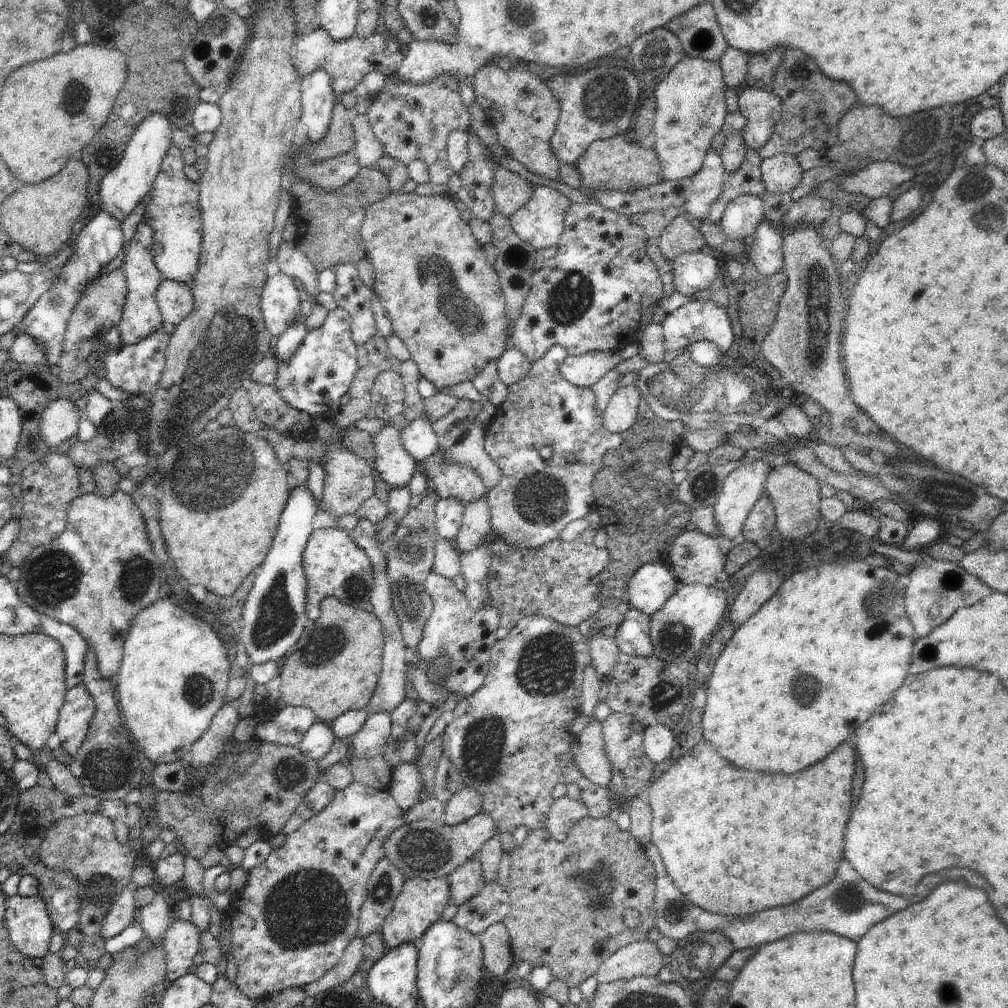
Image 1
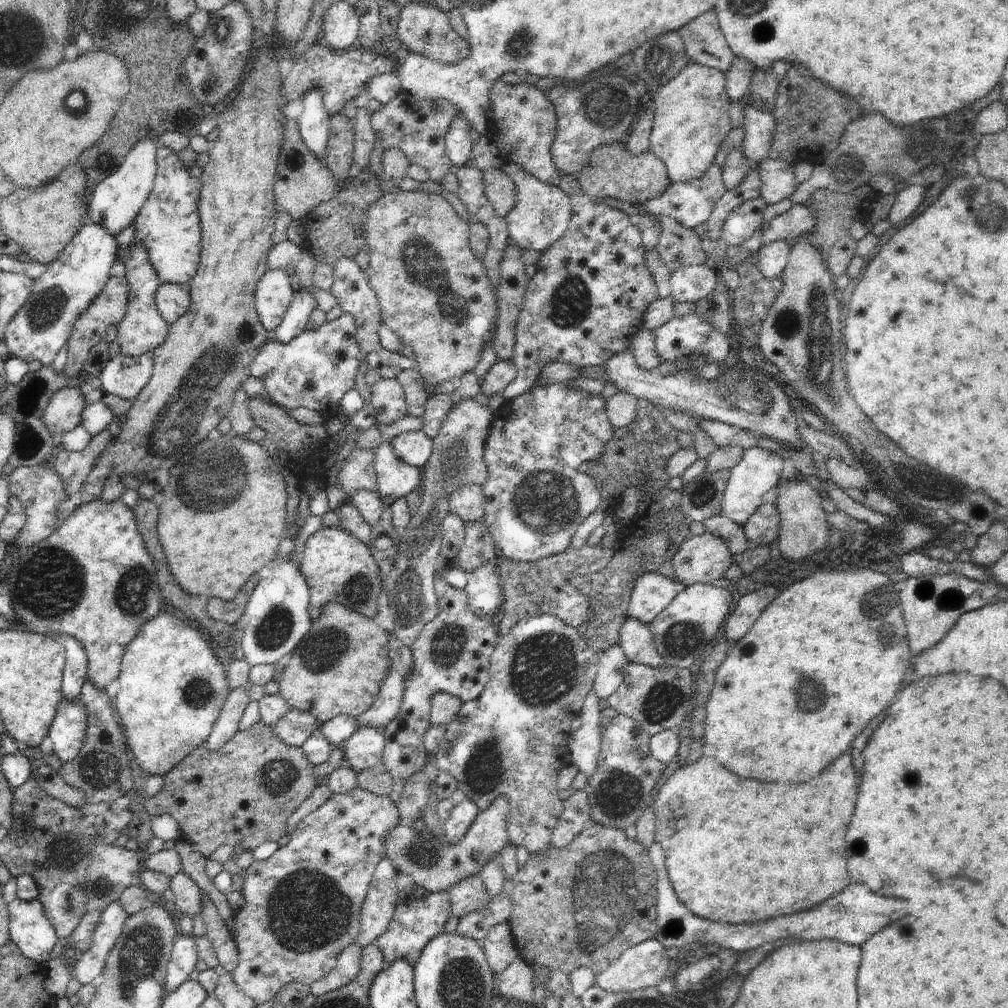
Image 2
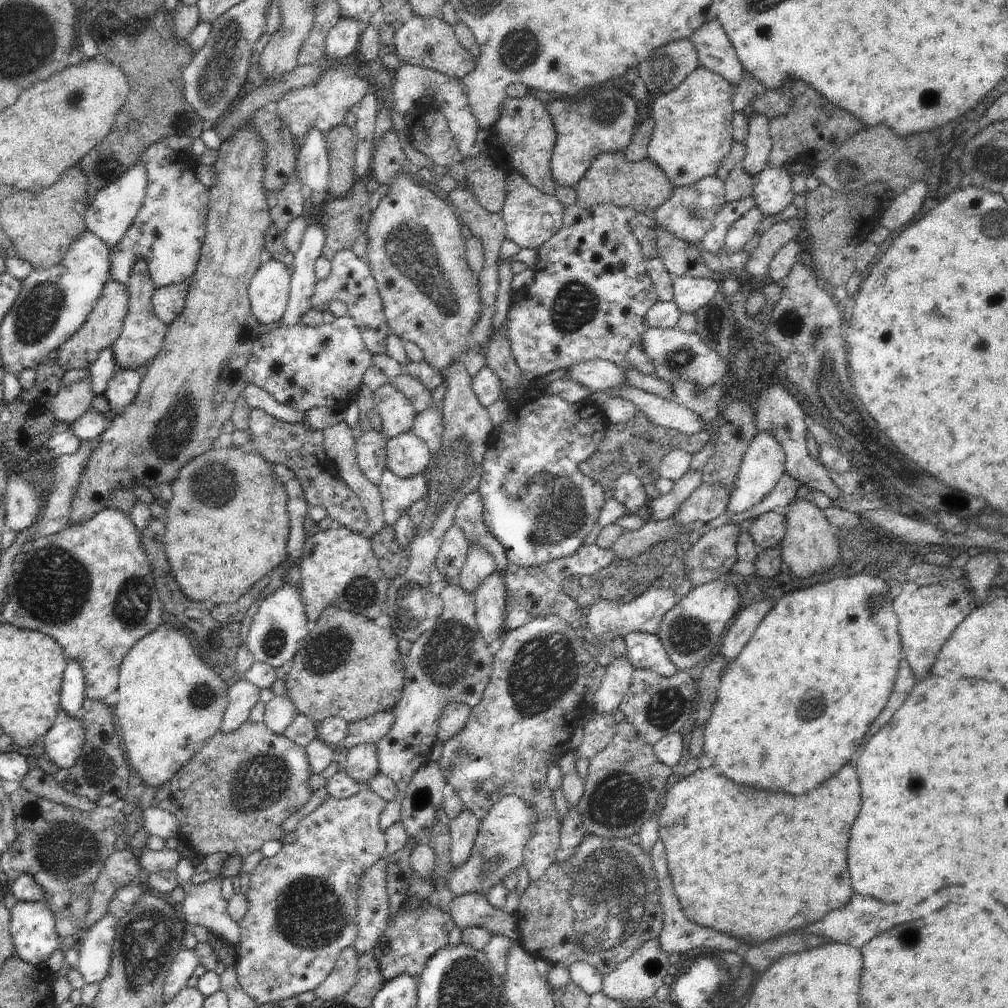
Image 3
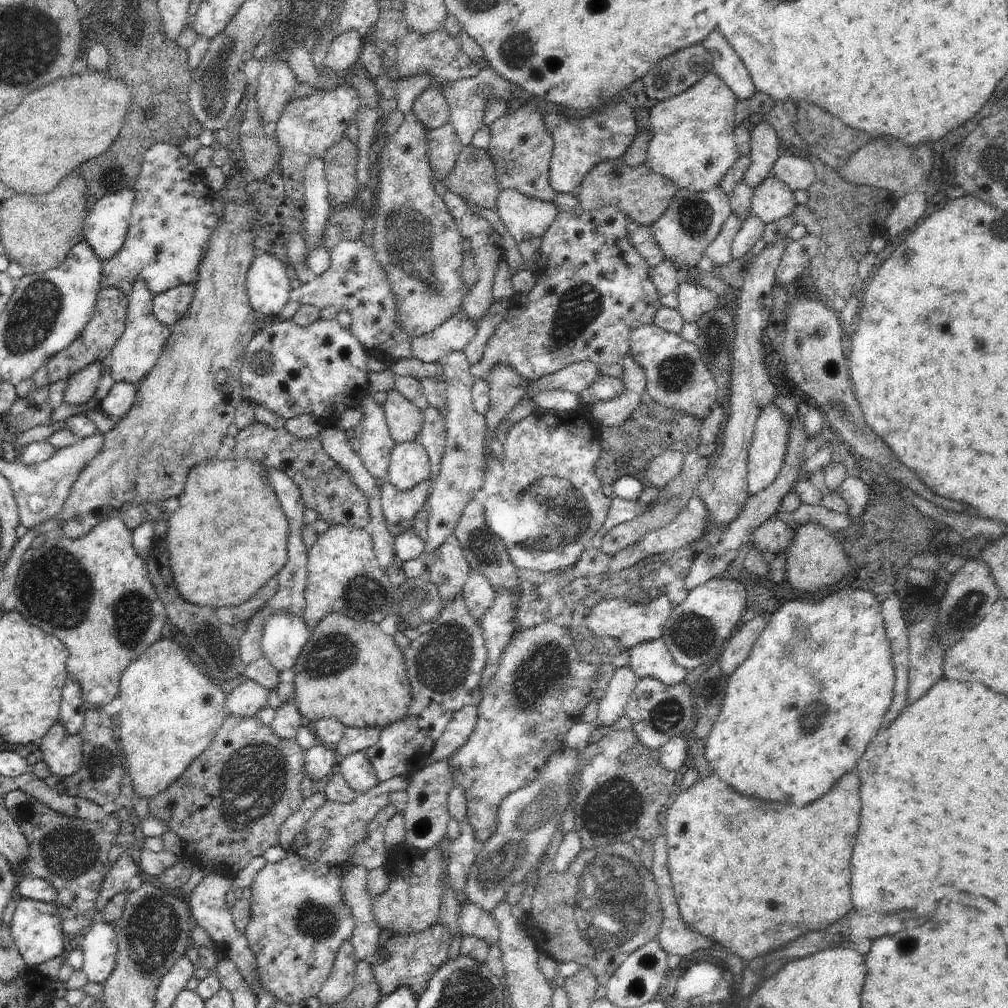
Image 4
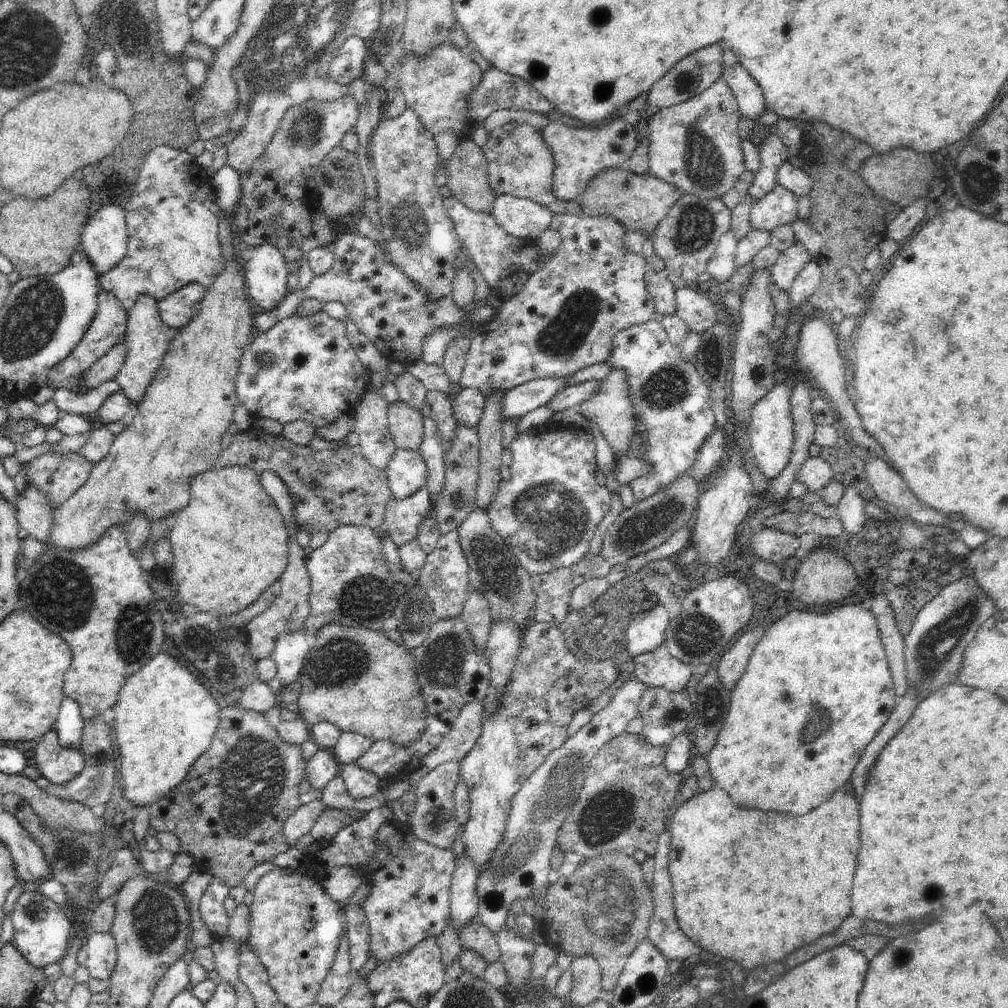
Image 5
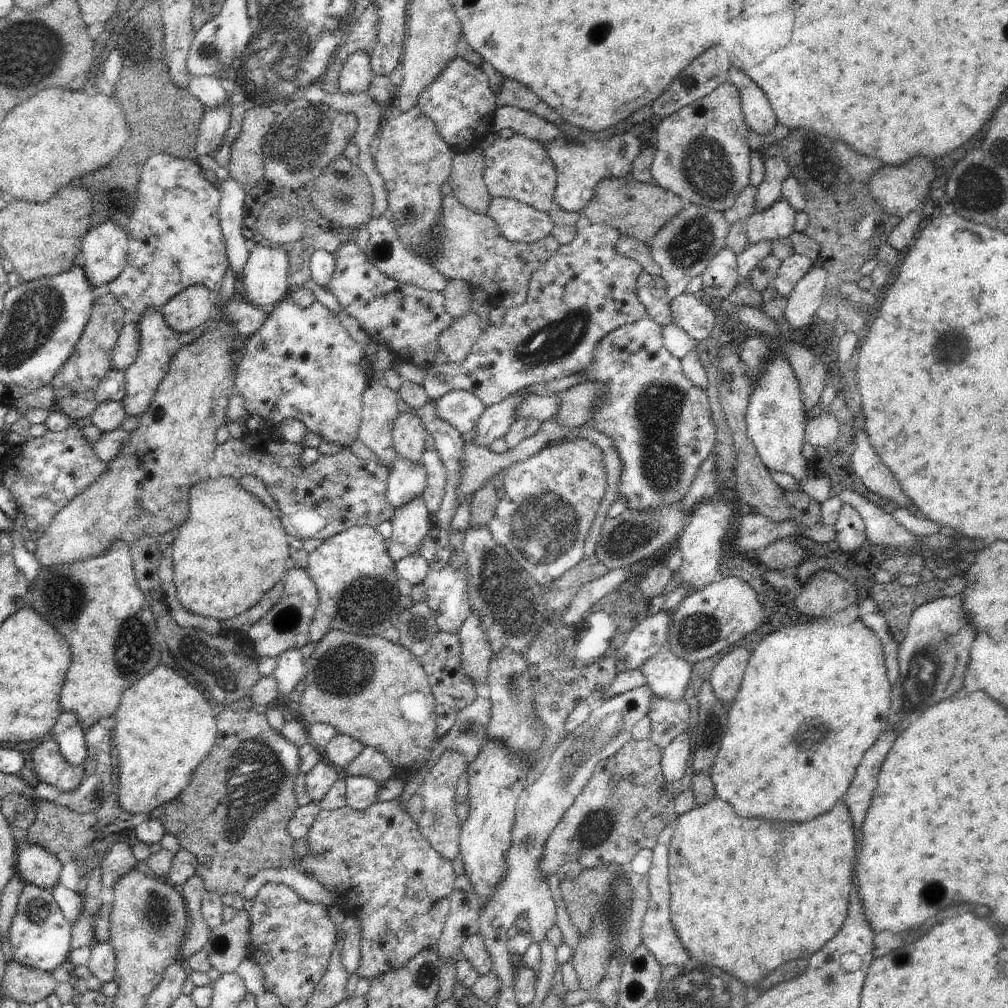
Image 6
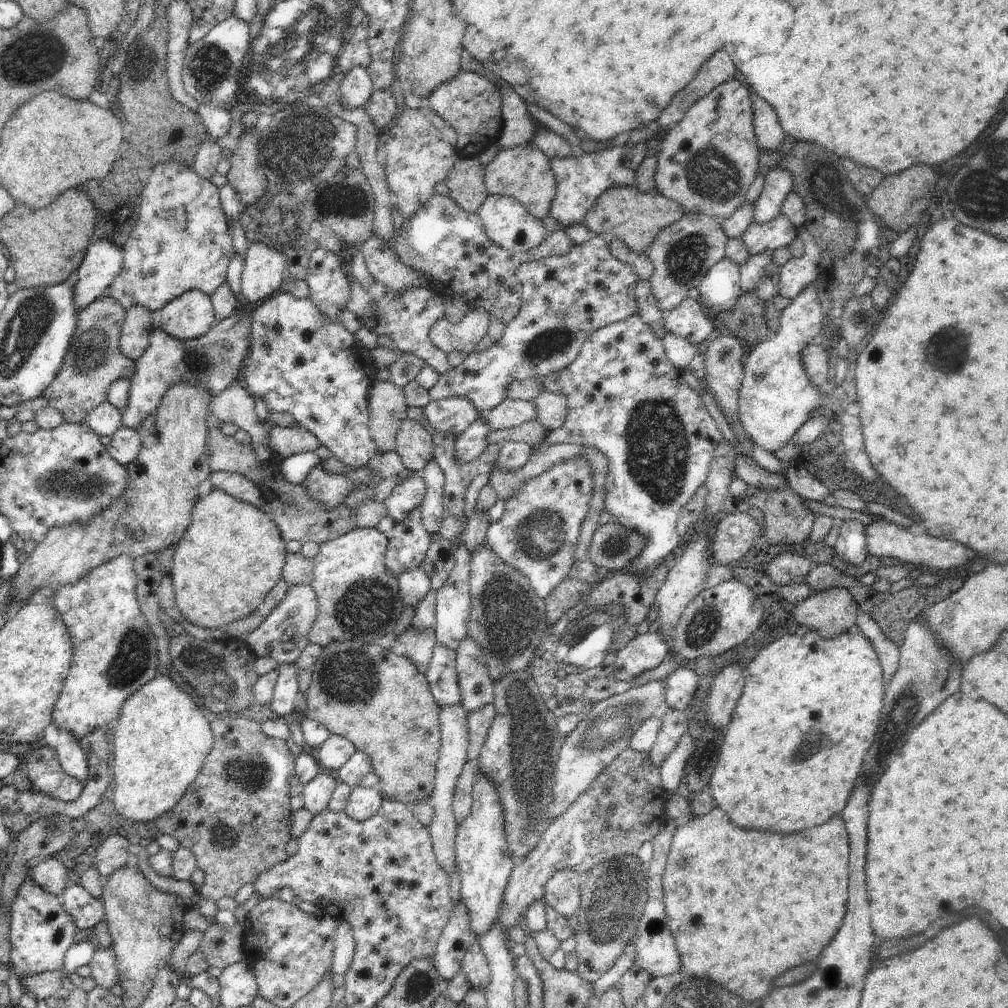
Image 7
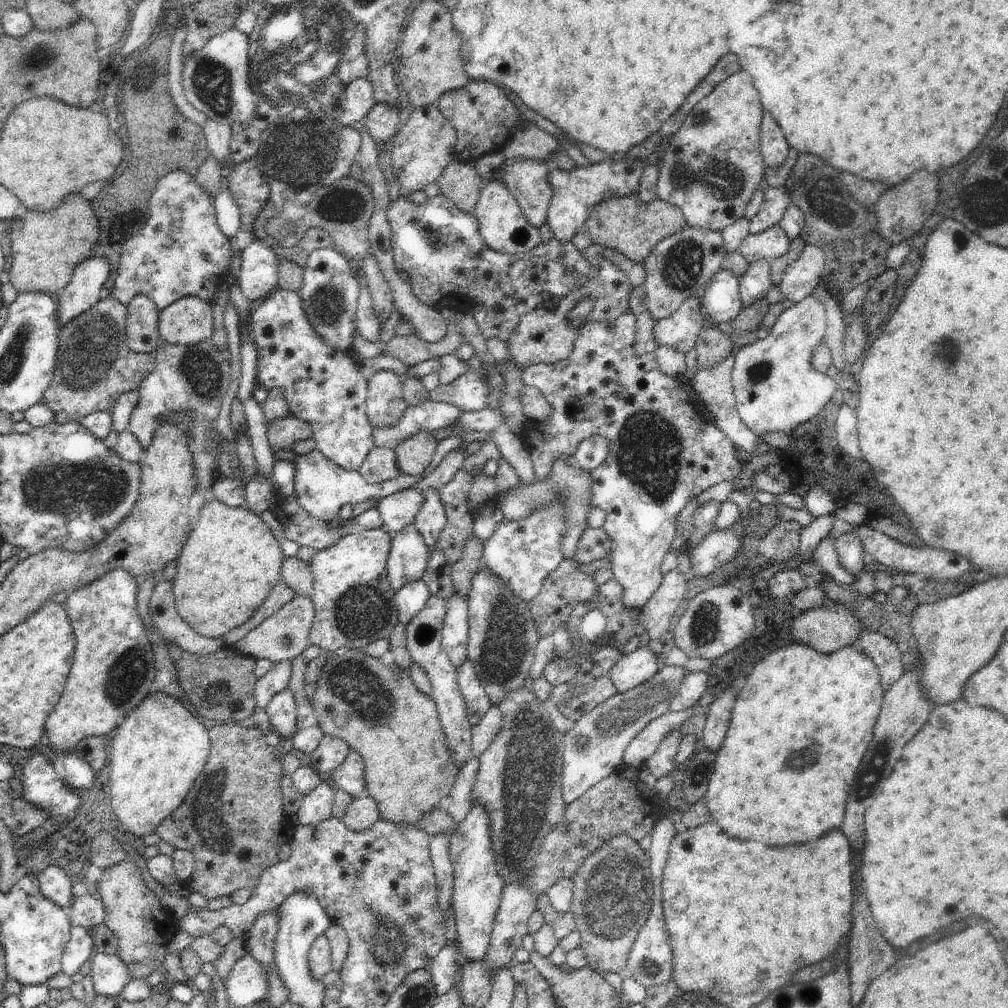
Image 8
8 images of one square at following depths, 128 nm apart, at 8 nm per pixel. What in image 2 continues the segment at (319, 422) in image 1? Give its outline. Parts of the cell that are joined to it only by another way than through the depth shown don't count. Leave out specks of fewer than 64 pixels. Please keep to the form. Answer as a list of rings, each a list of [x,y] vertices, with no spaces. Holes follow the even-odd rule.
[[[354,449],[342,464],[338,475],[338,485],[345,491],[347,498],[361,491],[378,491],[374,469],[376,451]]]

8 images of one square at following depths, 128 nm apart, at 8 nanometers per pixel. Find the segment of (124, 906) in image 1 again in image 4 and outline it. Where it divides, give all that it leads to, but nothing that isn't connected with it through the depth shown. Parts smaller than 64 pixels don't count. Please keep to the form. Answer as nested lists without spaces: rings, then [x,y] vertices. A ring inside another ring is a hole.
[[[95,921],[80,938],[83,951],[81,968],[90,982],[105,983],[116,964],[118,954],[115,925]]]

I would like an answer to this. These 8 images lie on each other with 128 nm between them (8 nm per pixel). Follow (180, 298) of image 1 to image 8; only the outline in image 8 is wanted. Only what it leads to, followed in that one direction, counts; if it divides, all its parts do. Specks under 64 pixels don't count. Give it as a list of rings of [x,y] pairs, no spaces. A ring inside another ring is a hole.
[[[187,296],[170,304],[160,311],[158,330],[159,338],[170,344],[195,345],[204,342],[214,332],[212,317],[213,302],[206,302],[197,296]]]

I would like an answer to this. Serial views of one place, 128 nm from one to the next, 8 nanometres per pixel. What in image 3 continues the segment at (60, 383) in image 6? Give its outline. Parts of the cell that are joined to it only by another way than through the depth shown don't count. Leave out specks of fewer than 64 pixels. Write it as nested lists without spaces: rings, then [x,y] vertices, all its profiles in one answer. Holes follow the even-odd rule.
[[[110,280],[104,285],[88,320],[84,322],[70,340],[67,340],[57,350],[58,358],[55,361],[62,369],[62,372],[68,372],[68,370],[72,370],[73,368],[77,370],[89,369],[98,360],[98,356],[100,356],[103,350],[114,346],[114,343],[120,336],[123,320],[128,310],[128,299],[127,285]]]

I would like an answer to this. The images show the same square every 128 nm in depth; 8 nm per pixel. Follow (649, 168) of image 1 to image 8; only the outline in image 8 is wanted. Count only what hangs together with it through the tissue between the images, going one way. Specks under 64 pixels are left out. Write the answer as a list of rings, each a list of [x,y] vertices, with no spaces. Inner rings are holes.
[[[634,195],[609,198],[594,206],[585,222],[585,231],[594,244],[604,246],[605,249],[619,250],[632,262],[645,262],[657,244],[680,232],[685,225],[684,213],[678,206],[658,198],[650,204],[642,204],[638,195]]]

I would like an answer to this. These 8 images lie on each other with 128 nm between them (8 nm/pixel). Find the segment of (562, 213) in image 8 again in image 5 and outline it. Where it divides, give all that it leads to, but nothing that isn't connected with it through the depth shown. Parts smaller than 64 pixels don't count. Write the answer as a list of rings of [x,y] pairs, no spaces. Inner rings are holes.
[[[558,118],[542,131],[544,142],[550,148],[554,160],[553,193],[560,202],[578,201],[588,182],[602,170],[626,166],[638,146],[635,126],[624,118],[612,120],[602,128],[570,128]]]

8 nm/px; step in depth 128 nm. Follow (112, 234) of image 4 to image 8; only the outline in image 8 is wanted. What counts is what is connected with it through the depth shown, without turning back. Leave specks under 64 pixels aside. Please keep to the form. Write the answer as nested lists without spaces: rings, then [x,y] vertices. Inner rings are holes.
[[[91,256],[76,267],[71,281],[57,296],[56,316],[62,328],[100,302],[102,287],[108,280],[114,264],[104,257]]]

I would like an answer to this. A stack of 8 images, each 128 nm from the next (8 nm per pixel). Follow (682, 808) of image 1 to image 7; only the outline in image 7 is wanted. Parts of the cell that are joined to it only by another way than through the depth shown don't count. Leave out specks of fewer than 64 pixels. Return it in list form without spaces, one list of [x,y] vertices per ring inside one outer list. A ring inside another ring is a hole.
[[[715,806],[708,814],[690,818],[689,821],[686,820],[678,825],[667,856],[663,874],[663,889],[665,913],[672,936],[676,941],[676,948],[680,953],[682,970],[688,974],[689,978],[710,978],[714,982],[718,980],[718,984],[738,992],[746,1002],[764,998],[768,992],[772,992],[774,978],[782,976],[786,970],[798,964],[816,961],[824,948],[834,940],[834,936],[843,924],[842,918],[844,918],[846,900],[848,900],[848,832],[846,832],[844,820],[840,814],[836,814],[826,824],[810,828],[806,832],[798,832],[792,836],[790,834],[768,834],[766,836],[766,832],[760,832],[760,830],[744,830],[740,826],[734,828],[728,814],[722,808]]]

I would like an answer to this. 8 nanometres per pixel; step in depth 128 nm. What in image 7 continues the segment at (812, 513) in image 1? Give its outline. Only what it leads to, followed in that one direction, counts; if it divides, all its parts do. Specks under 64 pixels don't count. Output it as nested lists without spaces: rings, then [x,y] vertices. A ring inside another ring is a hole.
[[[830,588],[796,604],[794,620],[800,632],[814,631],[822,640],[832,640],[855,629],[858,611],[858,603],[848,589]]]

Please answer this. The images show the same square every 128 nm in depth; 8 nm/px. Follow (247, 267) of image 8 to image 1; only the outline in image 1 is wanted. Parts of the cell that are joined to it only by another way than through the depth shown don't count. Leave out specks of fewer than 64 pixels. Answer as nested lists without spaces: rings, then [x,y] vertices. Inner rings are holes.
[[[277,272],[266,280],[260,304],[264,322],[270,334],[276,337],[302,313],[294,280],[284,272]]]

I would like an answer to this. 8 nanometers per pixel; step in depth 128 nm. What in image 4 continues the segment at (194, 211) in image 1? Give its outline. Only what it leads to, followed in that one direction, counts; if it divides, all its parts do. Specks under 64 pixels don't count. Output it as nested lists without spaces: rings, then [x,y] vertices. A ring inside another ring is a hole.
[[[156,143],[144,155],[140,172],[132,188],[134,204],[126,238],[120,252],[103,263],[101,288],[120,288],[129,297],[138,278],[142,278],[148,290],[155,295],[184,283],[198,282],[198,269],[202,258],[208,252],[210,236],[218,226],[218,216],[214,213],[212,200],[217,195],[204,183],[204,169],[198,168],[194,158],[186,156],[172,143]]]

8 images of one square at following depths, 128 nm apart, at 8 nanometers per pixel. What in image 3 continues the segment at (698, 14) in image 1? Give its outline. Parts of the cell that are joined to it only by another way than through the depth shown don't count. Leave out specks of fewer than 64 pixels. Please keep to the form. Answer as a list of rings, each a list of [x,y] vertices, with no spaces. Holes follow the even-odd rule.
[[[717,18],[706,22],[702,28],[691,34],[689,39],[698,52],[700,67],[718,73],[734,87],[742,82],[744,68]]]

